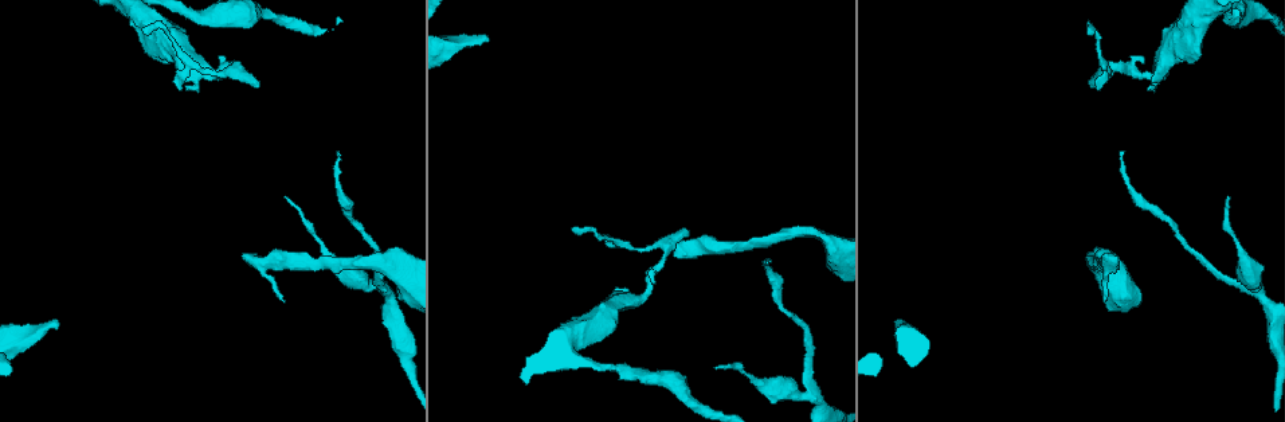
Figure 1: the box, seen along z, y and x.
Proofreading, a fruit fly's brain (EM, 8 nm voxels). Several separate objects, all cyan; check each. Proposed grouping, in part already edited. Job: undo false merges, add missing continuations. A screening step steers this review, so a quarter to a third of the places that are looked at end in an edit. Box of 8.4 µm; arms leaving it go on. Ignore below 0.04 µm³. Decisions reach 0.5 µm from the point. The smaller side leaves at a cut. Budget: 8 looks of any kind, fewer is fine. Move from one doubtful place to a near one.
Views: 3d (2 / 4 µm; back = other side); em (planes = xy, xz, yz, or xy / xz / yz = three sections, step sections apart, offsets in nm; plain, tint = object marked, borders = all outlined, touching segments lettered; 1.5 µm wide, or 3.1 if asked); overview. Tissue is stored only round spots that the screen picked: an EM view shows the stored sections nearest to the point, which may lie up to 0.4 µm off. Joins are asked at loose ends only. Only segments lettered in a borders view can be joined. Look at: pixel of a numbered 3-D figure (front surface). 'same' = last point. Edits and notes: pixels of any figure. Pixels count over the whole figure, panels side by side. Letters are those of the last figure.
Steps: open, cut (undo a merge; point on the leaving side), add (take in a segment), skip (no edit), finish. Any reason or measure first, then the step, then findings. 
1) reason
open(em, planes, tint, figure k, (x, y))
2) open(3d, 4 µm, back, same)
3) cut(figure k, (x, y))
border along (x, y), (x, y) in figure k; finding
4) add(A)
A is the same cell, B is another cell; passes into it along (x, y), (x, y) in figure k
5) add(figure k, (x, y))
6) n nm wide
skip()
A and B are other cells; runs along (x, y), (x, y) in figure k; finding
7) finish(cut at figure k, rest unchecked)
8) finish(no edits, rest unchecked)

branch point
open(3d, 4 µm, figure 1, (792, 389))

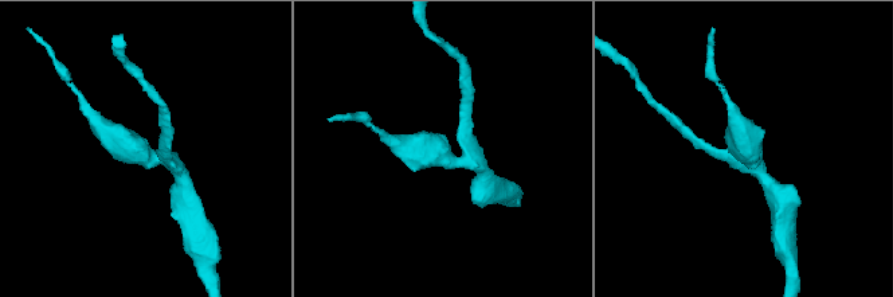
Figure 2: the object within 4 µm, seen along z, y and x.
3 arms
open(em, planes, borders, figure 2, (446, 153))

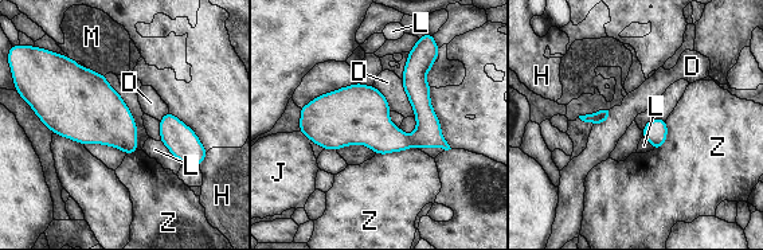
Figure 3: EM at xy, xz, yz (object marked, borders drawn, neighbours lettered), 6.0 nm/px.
skip()
D, H, J, L, M and Z are other cells; continuous, no second neuron

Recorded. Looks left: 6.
free end
open(3d, 2 µm, figure 1, (242, 257))

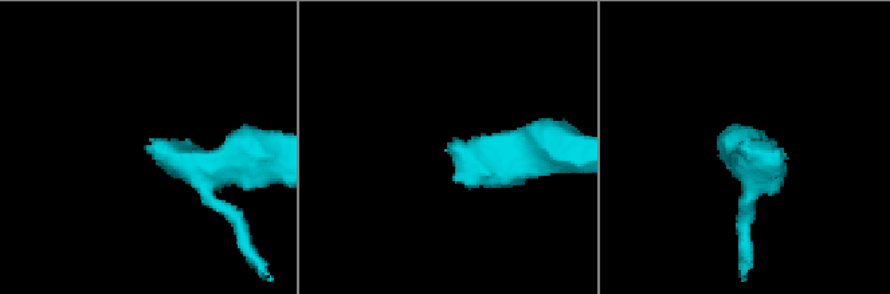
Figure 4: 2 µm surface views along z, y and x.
need the tissue
open(em, planes, borders, figure 4, (452, 140))

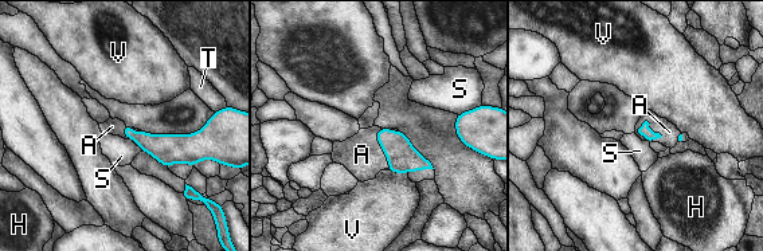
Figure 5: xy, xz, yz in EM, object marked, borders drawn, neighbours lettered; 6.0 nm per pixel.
add(A)
A is the same cell, H, S, T and V are other cells; passes into it along (644, 130), (648, 126), (669, 132) in figure 5; it goes on there

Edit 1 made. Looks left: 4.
redraw
open(overview)

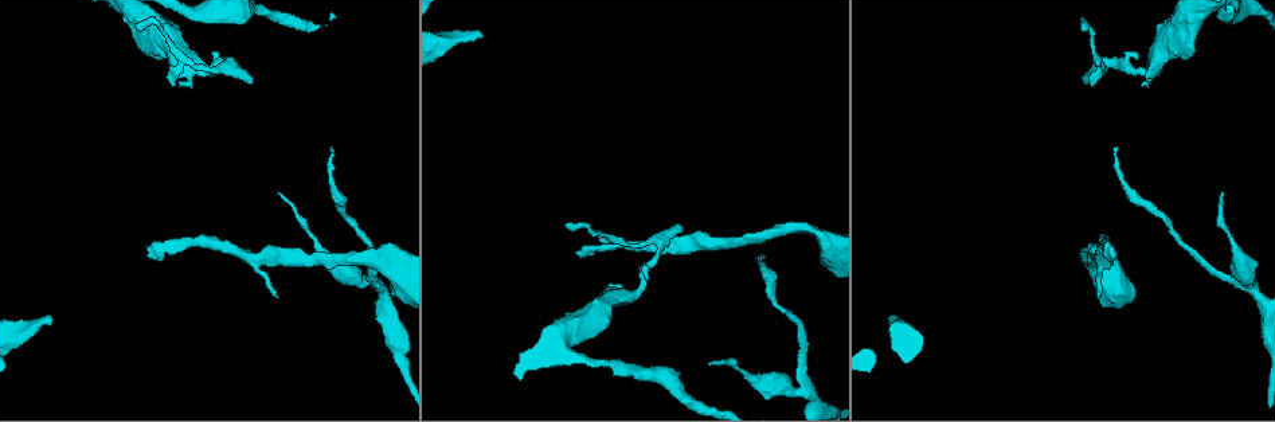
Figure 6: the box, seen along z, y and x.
free end
open(em, planes, borders, figure 6, (894, 319))

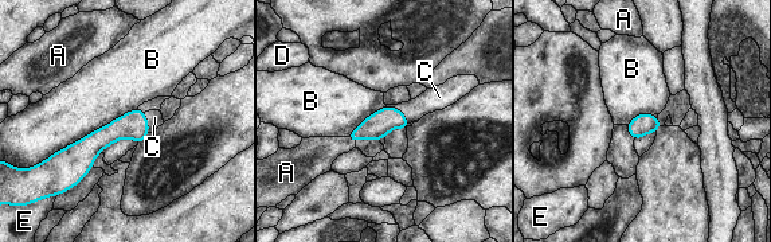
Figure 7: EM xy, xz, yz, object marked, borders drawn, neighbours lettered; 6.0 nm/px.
add(C)
C is the same cell, A, B, D and E are other cells; passes into it along (378, 125), (399, 109), (437, 98) in figure 7; the neuron continues

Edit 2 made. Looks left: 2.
finish(add at figure 5, add at figure 7, rest unchecked)

